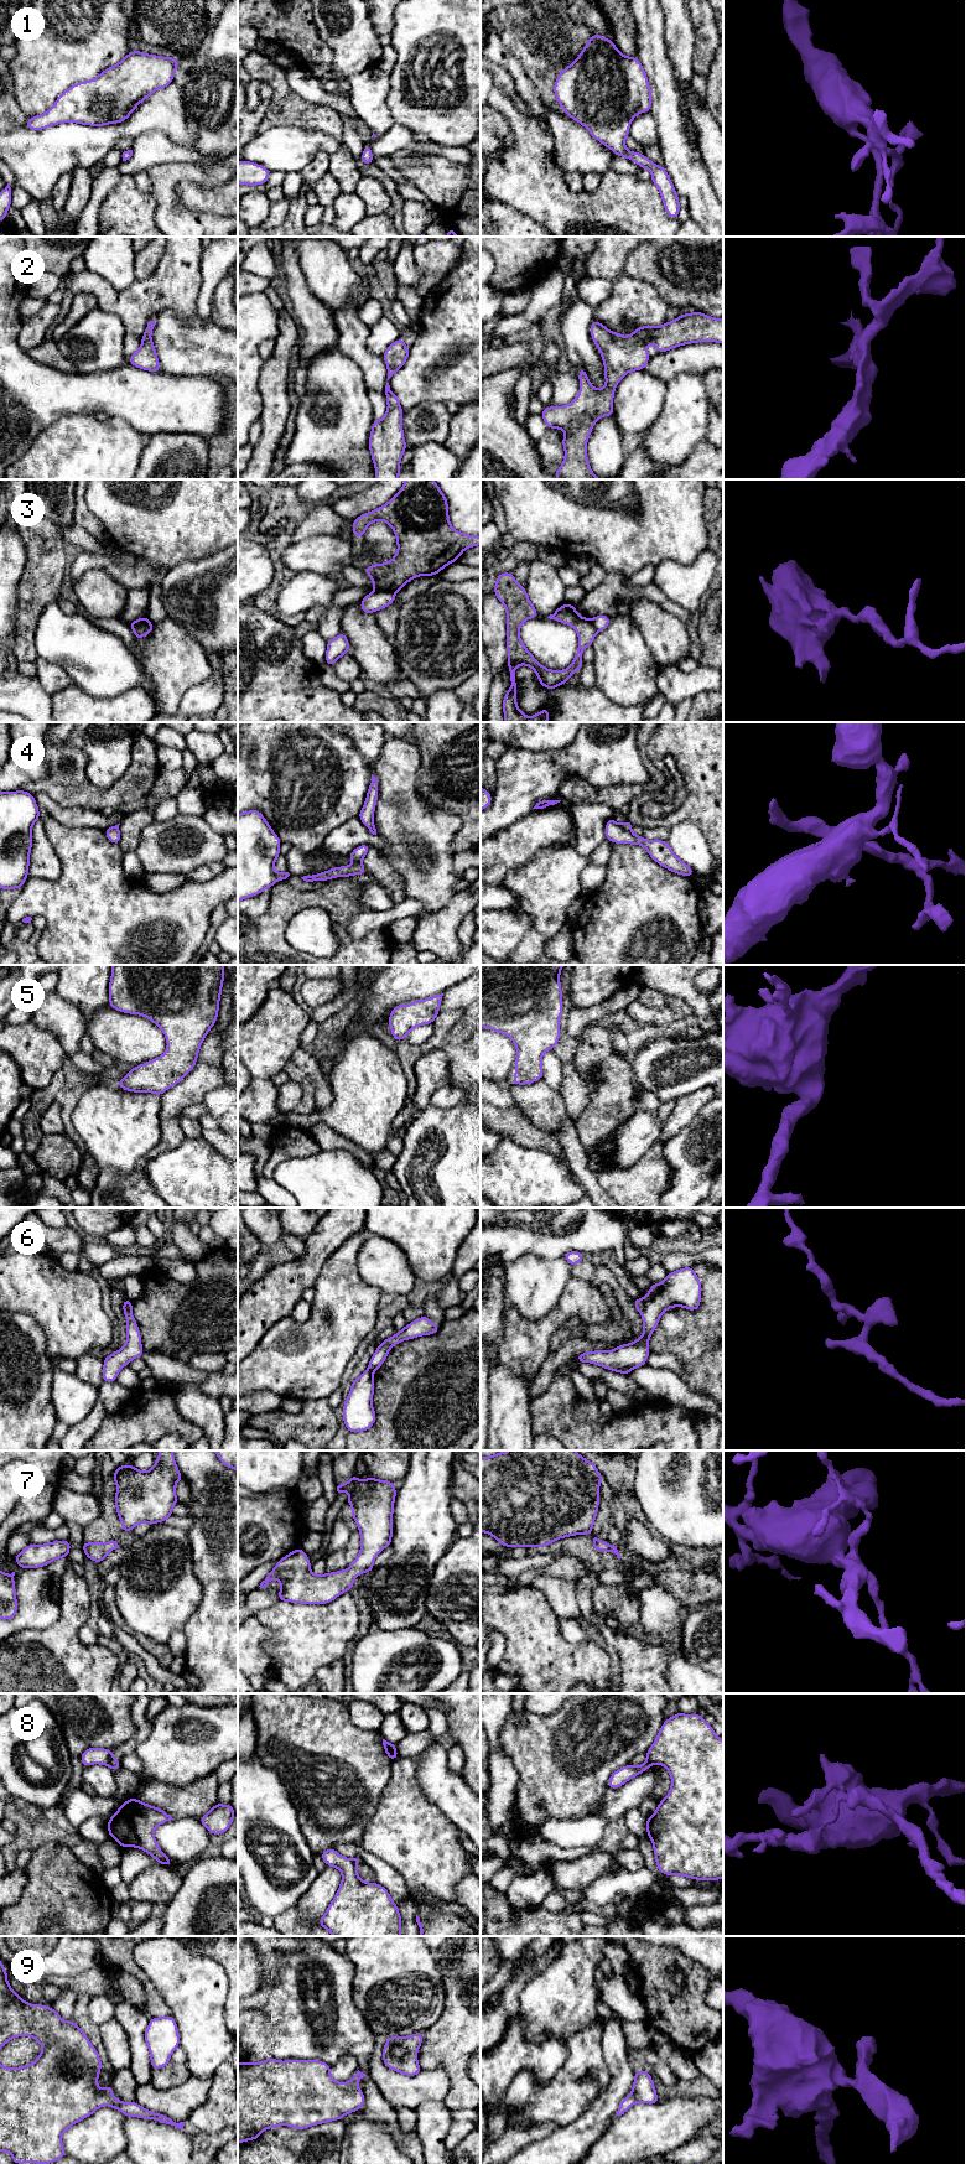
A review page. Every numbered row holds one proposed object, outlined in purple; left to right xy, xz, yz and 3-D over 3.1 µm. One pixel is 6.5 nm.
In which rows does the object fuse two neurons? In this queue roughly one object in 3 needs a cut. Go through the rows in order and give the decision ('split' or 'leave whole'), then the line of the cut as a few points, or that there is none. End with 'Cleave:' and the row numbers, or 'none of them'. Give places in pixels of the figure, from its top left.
1: leave whole; cut none
2: leave whole; cut none
3: split; cut xy (150, 622), (131, 628)
4: split; cut xz (354, 862), (361, 863)
5: leave whole; cut none
6: split; cut yz (643, 1300), (643, 1309), (640, 1312)
7: leave whole; cut none
8: split; cut xy (114, 1758), (107, 1764)
9: leave whole; cut none
Cleave: 3, 4, 6, 8

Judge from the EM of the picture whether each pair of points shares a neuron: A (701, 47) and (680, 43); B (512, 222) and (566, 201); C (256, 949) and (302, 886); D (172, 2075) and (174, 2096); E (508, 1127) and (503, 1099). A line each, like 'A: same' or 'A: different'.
A: different
B: different
C: different
D: different
E: different

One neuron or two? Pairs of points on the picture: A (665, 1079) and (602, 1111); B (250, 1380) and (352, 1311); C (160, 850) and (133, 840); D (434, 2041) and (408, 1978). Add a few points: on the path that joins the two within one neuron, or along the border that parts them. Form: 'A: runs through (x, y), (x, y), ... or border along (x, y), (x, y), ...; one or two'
A: border along (627, 1059), (635, 1083); two
B: runs through (275, 1365), (289, 1360), (302, 1360), (327, 1335); one
C: border along (155, 821), (143, 830), (134, 851); two
D: border along (443, 2002), (441, 2015), (422, 2032); two

